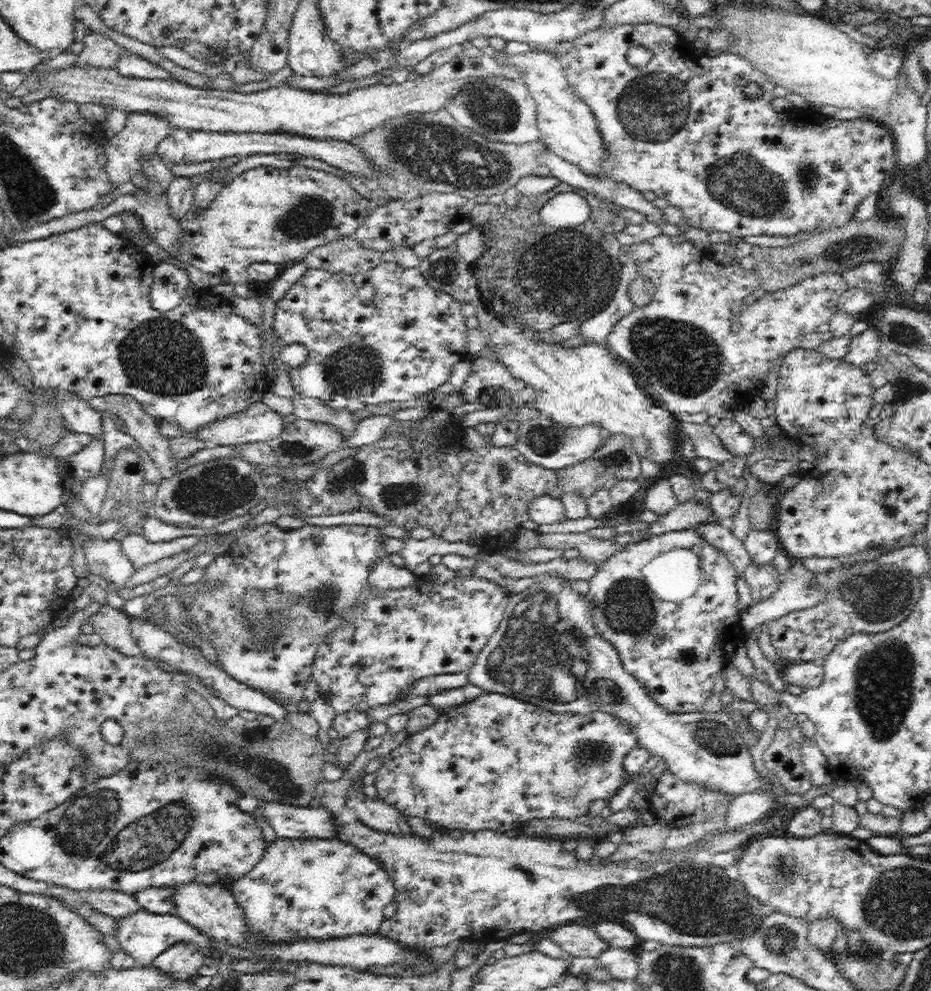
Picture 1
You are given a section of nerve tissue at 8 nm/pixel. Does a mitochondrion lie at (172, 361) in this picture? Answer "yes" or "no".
yes

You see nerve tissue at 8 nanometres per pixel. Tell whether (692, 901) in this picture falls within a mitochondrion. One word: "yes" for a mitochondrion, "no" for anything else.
yes

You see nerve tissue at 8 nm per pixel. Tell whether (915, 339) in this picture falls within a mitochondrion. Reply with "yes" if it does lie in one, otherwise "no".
yes

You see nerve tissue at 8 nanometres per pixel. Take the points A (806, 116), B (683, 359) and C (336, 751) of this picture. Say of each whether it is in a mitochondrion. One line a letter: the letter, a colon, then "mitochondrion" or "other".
A: other
B: mitochondrion
C: other

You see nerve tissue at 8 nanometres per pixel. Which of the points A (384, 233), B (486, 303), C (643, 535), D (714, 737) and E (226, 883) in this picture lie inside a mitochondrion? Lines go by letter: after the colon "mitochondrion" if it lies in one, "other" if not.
A: other
B: other
C: other
D: mitochondrion
E: other

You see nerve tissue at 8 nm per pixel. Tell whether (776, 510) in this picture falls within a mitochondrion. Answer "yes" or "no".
no

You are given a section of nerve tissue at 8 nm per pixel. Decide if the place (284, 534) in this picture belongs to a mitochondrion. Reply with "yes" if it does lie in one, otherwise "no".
no

